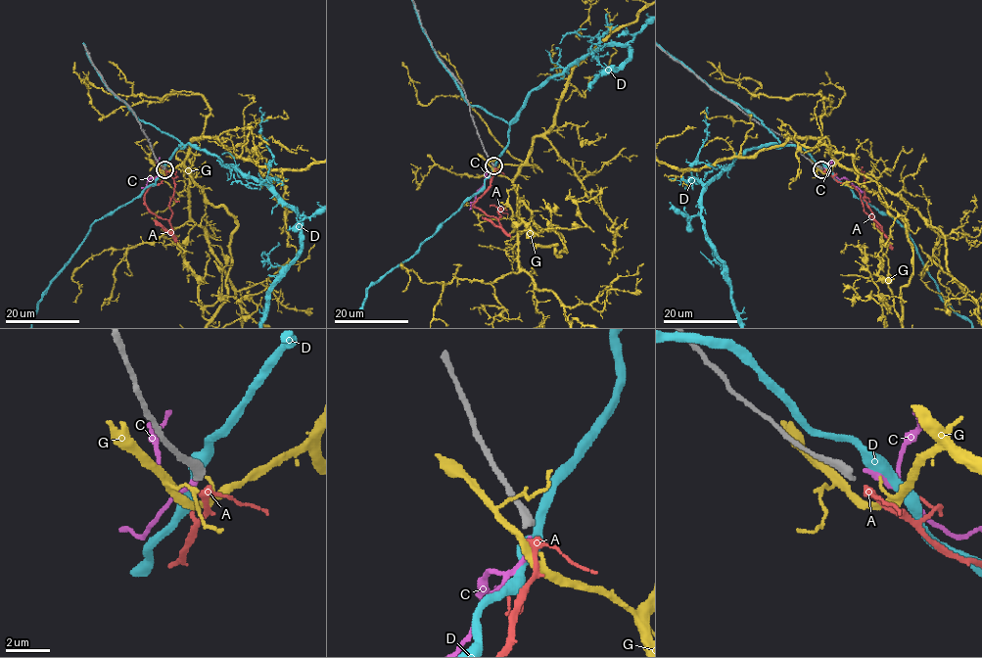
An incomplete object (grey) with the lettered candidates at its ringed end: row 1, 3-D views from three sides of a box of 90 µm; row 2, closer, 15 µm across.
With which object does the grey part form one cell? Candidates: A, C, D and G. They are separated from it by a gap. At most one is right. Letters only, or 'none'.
A

